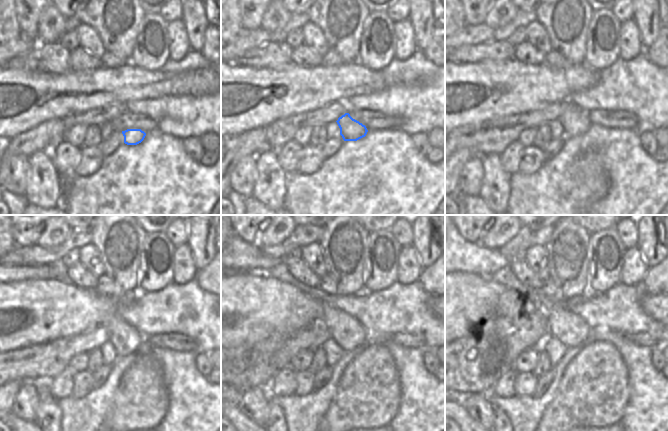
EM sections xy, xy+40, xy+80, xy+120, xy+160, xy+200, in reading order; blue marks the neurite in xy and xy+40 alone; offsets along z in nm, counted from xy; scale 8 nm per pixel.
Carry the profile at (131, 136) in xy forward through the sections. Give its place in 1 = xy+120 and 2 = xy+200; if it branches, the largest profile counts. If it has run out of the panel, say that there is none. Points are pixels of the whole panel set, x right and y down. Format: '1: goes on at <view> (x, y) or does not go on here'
1: goes on at xy+120 (126, 339)
2: goes on at xy+200 (569, 328)

